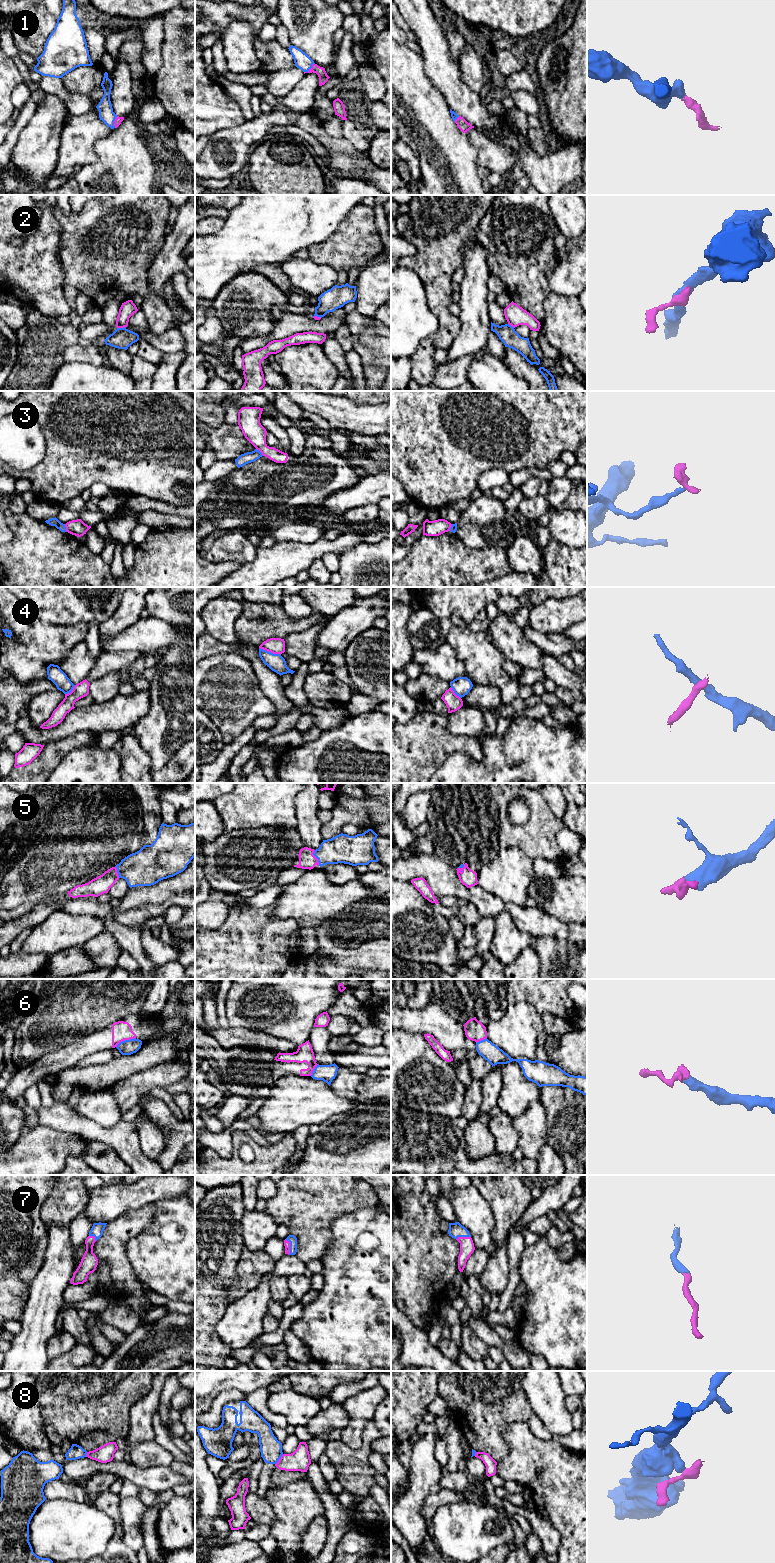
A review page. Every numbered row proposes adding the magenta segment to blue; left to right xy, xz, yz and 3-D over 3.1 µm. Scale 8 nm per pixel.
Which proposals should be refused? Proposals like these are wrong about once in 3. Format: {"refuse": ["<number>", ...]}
{"refuse": ["2", "3", "4", "6", "8"]}

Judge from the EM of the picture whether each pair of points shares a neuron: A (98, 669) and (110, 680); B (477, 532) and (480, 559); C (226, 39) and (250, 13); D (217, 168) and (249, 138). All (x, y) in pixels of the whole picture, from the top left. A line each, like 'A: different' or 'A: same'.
A: different
B: different
C: different
D: same

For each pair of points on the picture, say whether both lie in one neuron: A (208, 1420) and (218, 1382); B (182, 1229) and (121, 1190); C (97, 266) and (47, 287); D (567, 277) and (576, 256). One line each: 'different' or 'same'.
A: different
B: different
C: different
D: same

